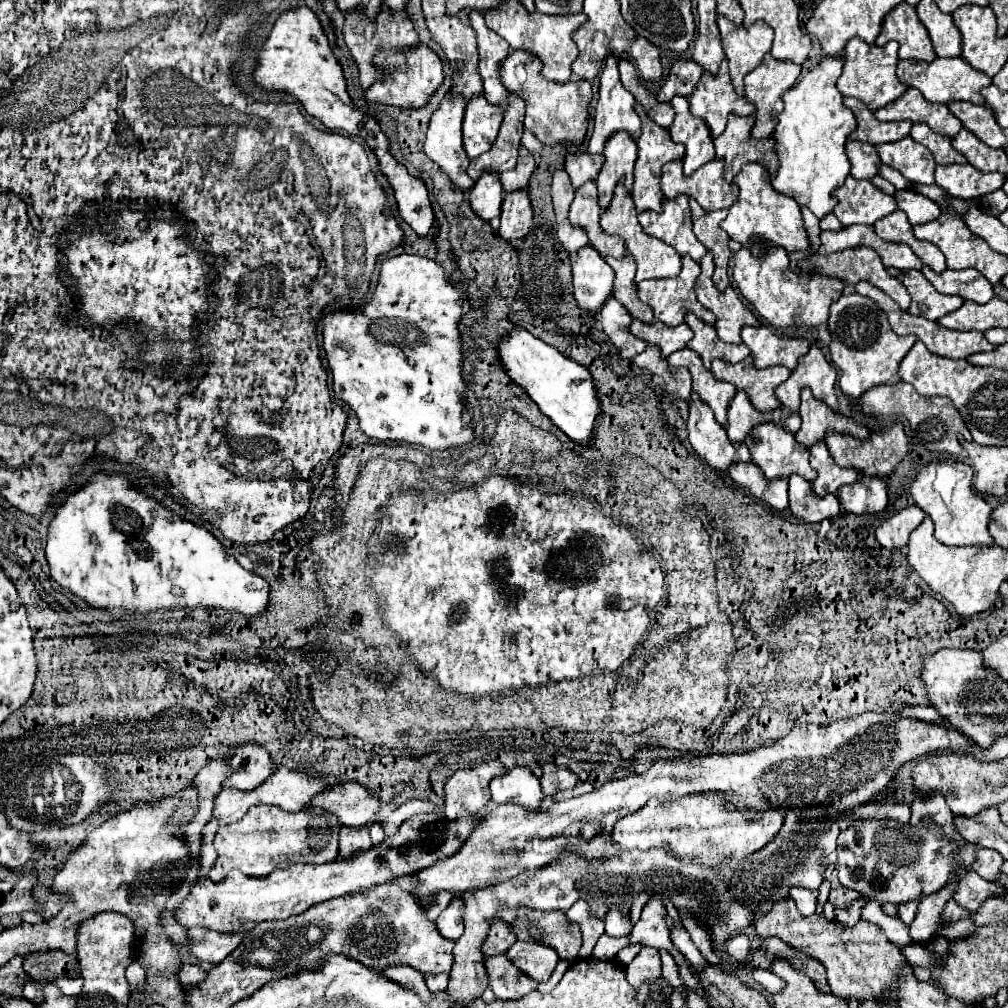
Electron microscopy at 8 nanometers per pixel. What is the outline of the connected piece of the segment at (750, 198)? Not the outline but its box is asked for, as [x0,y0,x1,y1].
[722,162,808,252]

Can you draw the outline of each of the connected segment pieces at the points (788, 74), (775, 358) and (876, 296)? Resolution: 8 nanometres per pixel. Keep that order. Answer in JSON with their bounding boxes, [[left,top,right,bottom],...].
[[746,54,800,138],[742,326,810,370],[854,280,996,358]]

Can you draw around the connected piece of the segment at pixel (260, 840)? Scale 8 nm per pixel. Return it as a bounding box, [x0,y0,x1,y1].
[208,806,342,882]

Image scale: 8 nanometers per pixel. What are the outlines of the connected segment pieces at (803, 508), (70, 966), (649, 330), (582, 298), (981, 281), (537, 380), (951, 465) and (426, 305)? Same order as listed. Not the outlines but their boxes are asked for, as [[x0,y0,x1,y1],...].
[[788,474,840,522],[24,950,80,982],[630,318,694,356],[572,244,612,314],[922,266,994,304],[498,328,602,446],[910,460,994,546],[324,254,474,450]]

